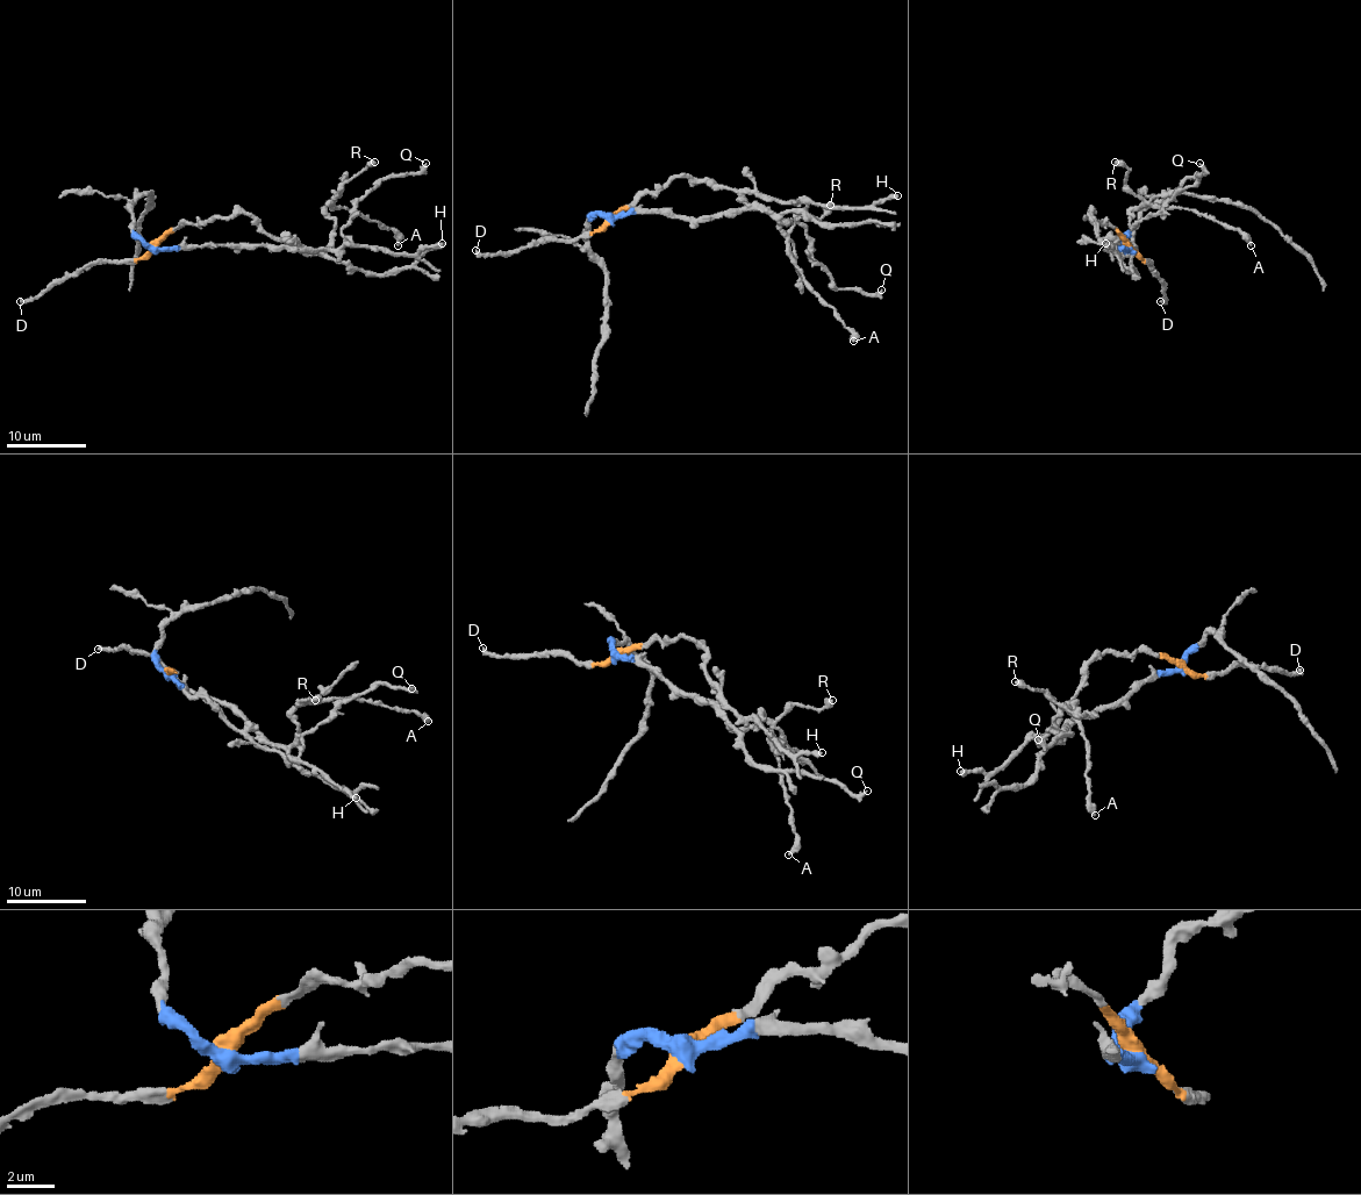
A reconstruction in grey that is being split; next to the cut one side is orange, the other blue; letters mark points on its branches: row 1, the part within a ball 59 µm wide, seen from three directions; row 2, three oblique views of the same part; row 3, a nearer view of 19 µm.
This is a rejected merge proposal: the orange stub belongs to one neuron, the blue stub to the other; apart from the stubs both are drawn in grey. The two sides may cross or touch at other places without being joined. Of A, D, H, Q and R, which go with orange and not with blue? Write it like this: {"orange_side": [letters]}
{"orange_side": ["D", "H", "Q"]}

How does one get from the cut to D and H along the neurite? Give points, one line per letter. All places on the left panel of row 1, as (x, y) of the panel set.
D: (152, 247), (141, 258), (90, 262), (54, 280), (34, 298), (20, 302)
H: (152, 247), (179, 227), (202, 224), (244, 213), (274, 236), (312, 249), (375, 247), (417, 255), (442, 242)

